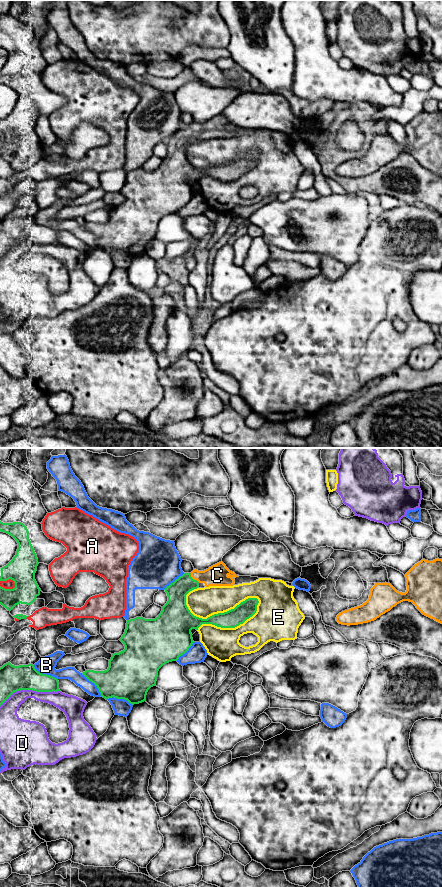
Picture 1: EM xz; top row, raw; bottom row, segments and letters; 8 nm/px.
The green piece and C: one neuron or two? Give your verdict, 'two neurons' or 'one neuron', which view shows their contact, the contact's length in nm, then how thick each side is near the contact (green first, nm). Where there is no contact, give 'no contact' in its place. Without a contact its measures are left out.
one neuron; meets green in xz; contact 110 nm long; 160 nm thick on the green side, 180 nm on the other

